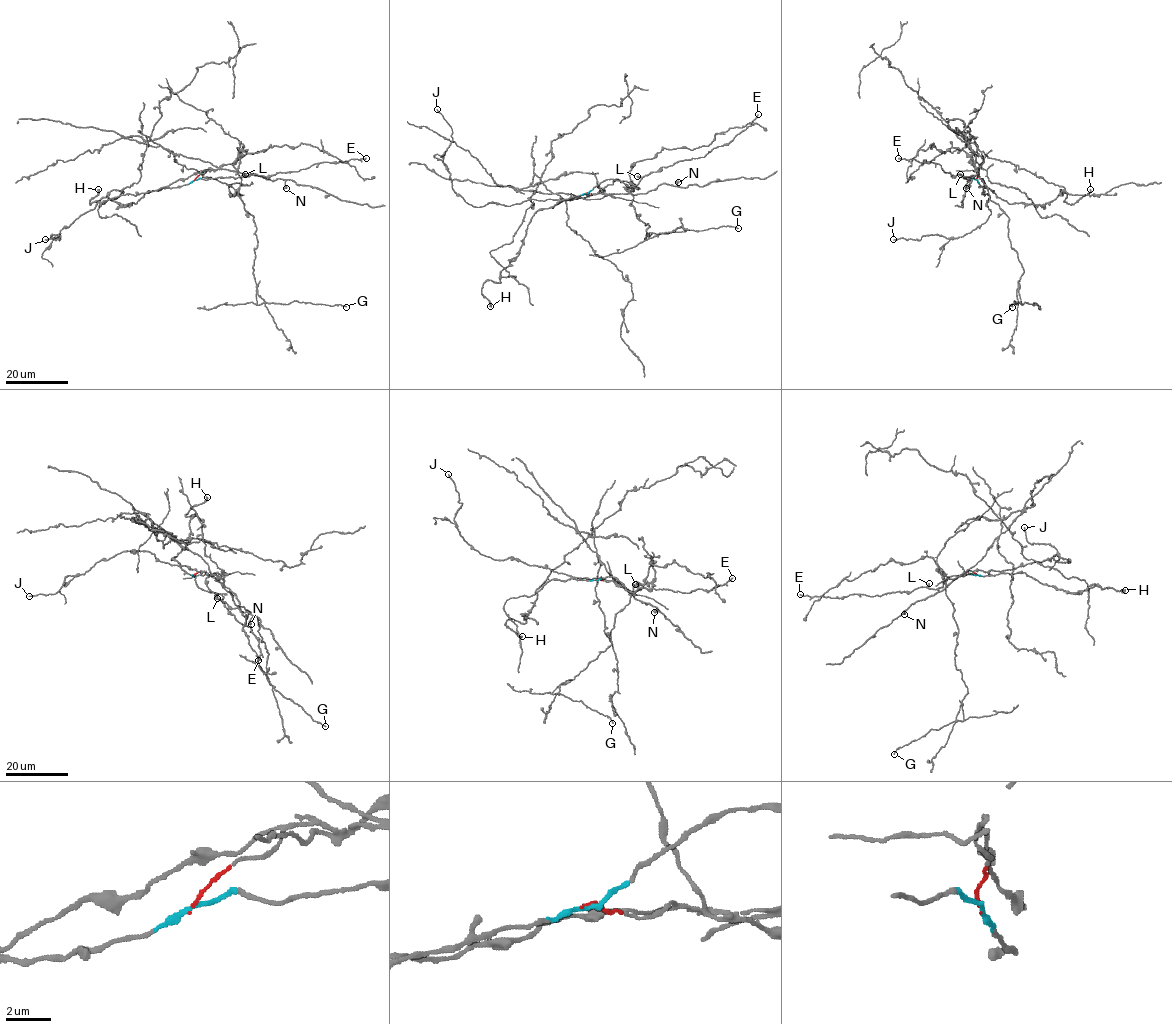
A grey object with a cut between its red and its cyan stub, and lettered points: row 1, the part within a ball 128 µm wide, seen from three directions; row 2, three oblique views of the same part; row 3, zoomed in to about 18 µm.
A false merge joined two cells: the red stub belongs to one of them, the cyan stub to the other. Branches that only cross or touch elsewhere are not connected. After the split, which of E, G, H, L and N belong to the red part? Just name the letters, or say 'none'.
G, N

